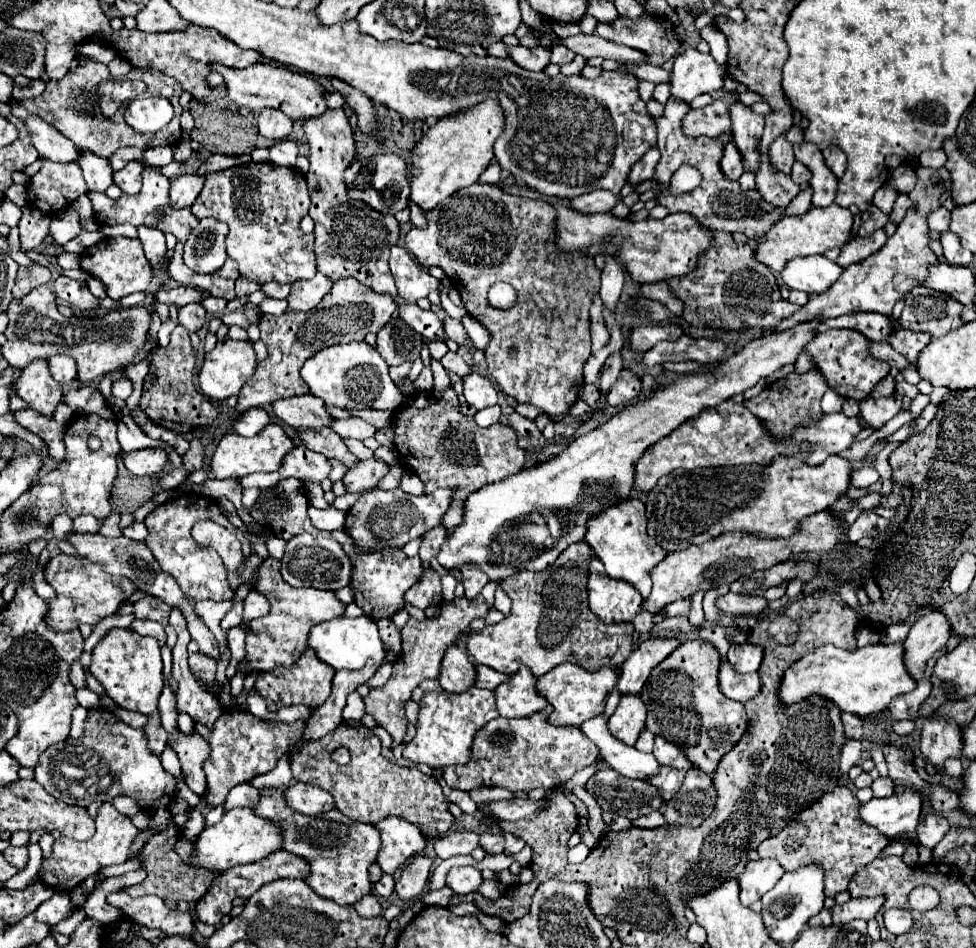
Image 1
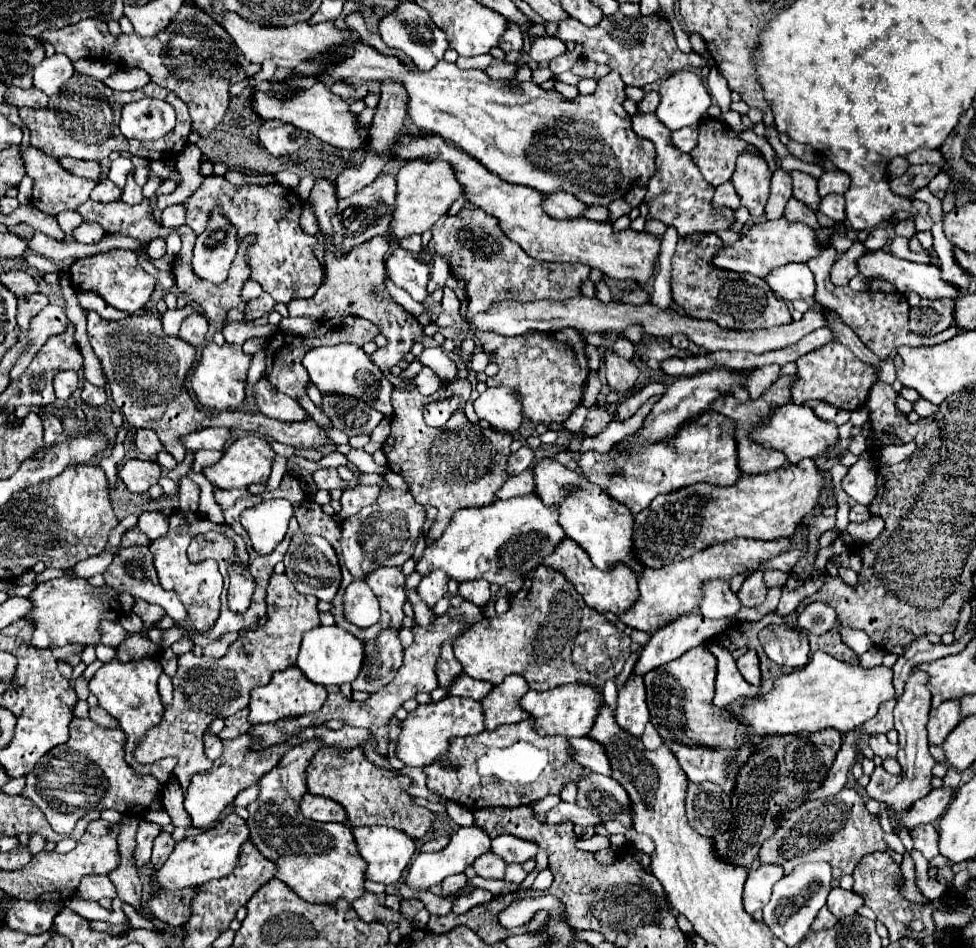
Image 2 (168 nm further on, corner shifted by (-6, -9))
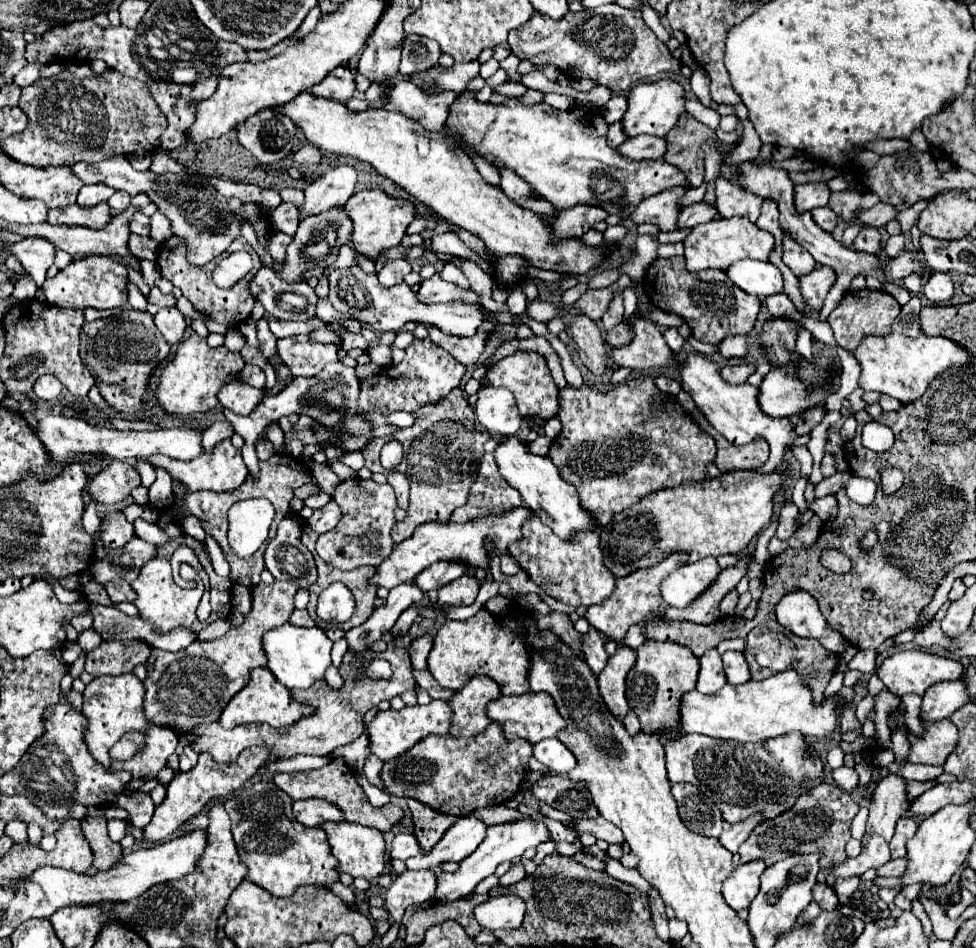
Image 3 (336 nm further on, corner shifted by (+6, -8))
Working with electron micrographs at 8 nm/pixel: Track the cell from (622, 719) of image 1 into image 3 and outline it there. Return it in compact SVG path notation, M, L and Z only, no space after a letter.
M620 645L616 655L610 657L610 663L602 671L602 675L598 675L600 695L618 721L622 721L630 711L626 701L626 675L634 667L634 663L636 651Z

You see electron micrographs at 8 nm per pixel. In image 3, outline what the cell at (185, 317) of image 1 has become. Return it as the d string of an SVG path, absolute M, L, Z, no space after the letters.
M164 307L154 315L154 323L158 331L170 345L176 345L184 339L186 331L186 317L176 307Z

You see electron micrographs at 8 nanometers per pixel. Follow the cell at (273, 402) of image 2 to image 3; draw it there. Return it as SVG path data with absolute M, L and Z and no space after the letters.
M234 381L222 387L222 391L218 393L218 399L224 407L234 411L236 415L250 415L264 399L264 389L256 389L242 381Z

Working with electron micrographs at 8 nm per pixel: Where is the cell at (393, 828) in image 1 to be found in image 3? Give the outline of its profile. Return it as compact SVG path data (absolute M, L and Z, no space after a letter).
M346 821L324 823L322 829L328 835L334 857L340 861L340 865L338 865L340 873L348 873L352 877L364 877L368 881L382 875L384 865L386 865L386 859L384 859L386 843L384 843L384 835L378 829L370 829L370 827L362 827L358 823L346 823Z

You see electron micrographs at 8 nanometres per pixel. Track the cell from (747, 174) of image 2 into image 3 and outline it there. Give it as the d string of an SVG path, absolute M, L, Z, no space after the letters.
M716 179L716 207L724 217L746 217L756 221L760 215L762 199L752 195L732 179Z

